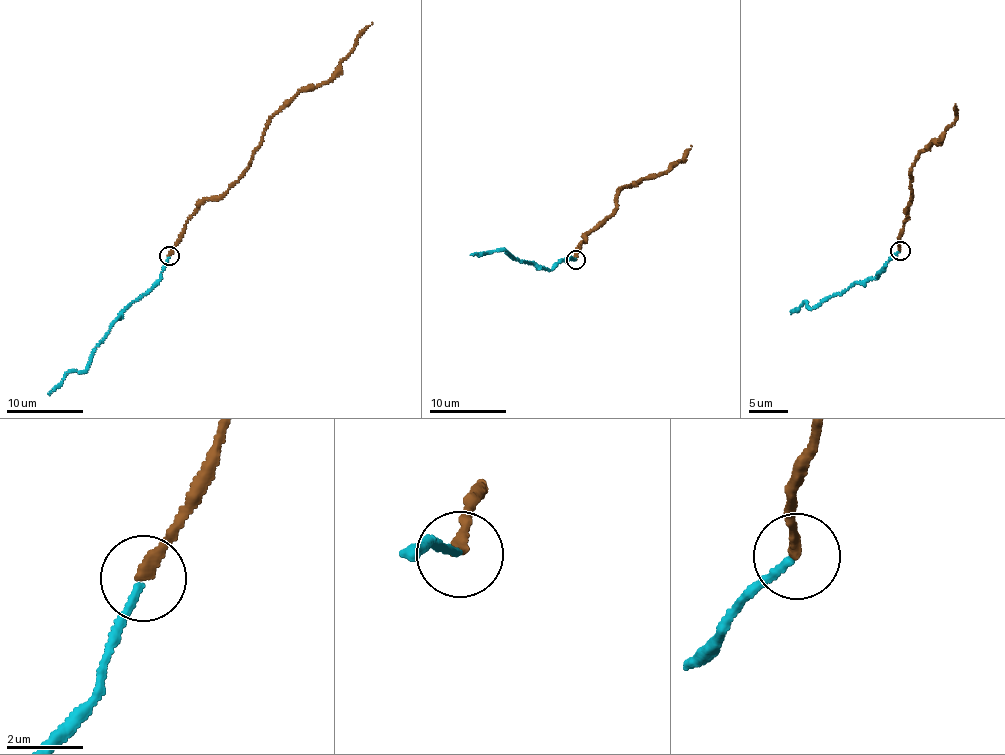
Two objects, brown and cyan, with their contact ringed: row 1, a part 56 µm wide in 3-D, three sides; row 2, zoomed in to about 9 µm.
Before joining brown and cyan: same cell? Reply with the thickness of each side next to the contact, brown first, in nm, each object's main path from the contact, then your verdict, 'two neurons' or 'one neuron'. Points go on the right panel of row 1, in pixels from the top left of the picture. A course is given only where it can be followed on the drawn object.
300/190 nm | brown via (899, 250), (899, 234), (911, 201), (912, 163), (932, 141), (941, 144), (955, 121), (955, 104) | cyan via (899, 252), (877, 276), (810, 307), (803, 301), (790, 311) | one neuron

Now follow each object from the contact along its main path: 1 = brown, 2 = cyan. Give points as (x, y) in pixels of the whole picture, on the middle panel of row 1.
1: (575, 259), (576, 248), (591, 230), (612, 214), (617, 189), (665, 174), (684, 161), (691, 146)
2: (575, 260), (570, 257), (553, 264), (549, 270), (515, 259), (504, 250), (470, 255)

